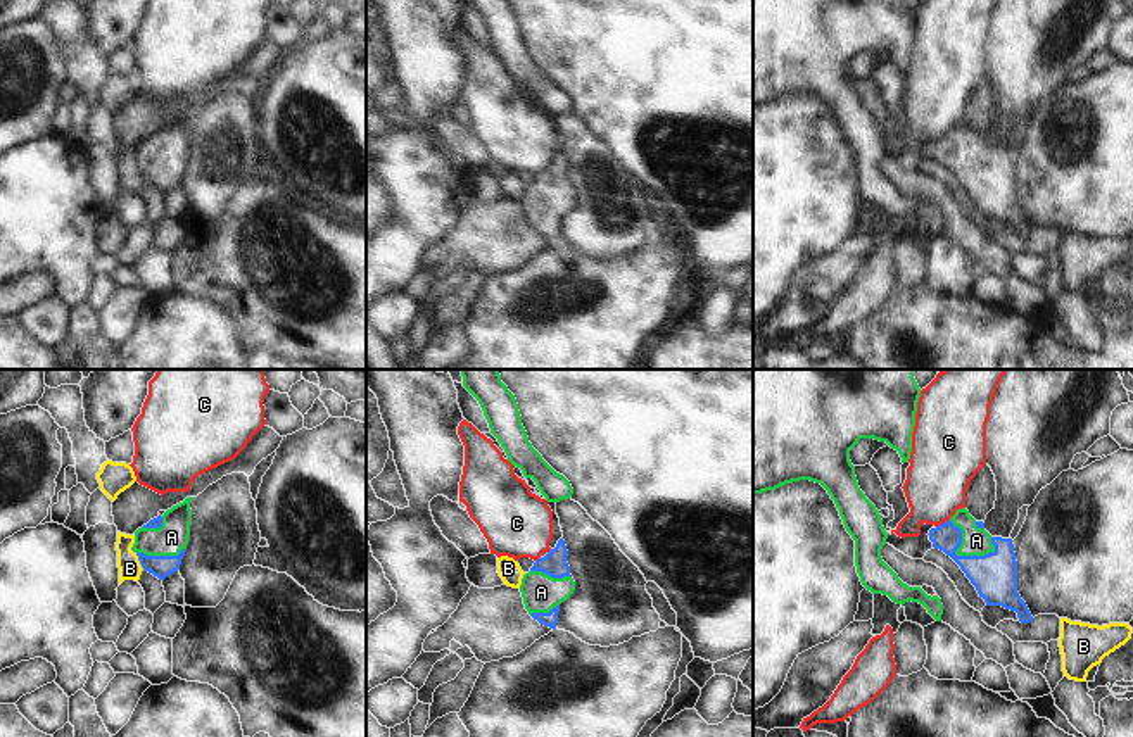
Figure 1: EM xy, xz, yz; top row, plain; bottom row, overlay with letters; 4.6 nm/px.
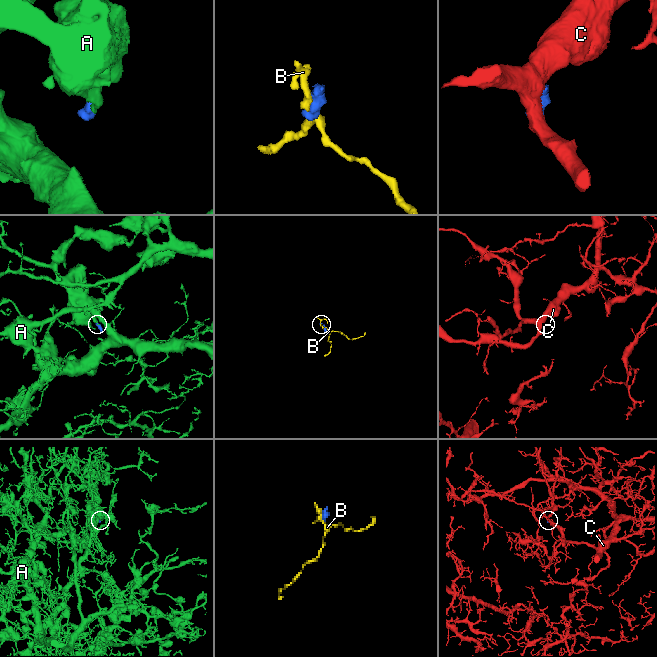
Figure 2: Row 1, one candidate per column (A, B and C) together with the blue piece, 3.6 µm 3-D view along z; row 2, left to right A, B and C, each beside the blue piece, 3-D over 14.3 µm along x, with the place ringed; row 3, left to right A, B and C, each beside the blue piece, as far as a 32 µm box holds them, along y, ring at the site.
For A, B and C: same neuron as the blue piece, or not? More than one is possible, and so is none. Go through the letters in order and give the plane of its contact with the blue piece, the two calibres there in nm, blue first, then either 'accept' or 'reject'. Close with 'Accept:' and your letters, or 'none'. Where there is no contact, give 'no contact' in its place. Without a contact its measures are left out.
A: yz | 200/130 nm | accept
B: xy | 110/110 nm | reject
C: yz | 140/300 nm | reject
Accept: A

